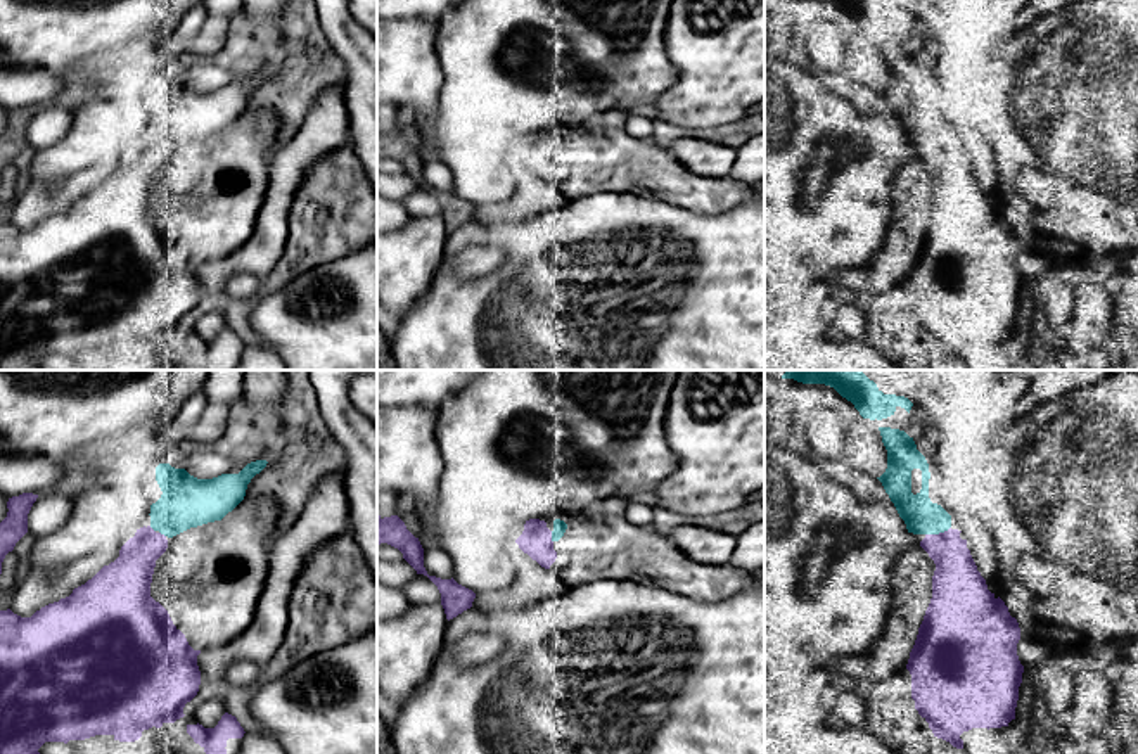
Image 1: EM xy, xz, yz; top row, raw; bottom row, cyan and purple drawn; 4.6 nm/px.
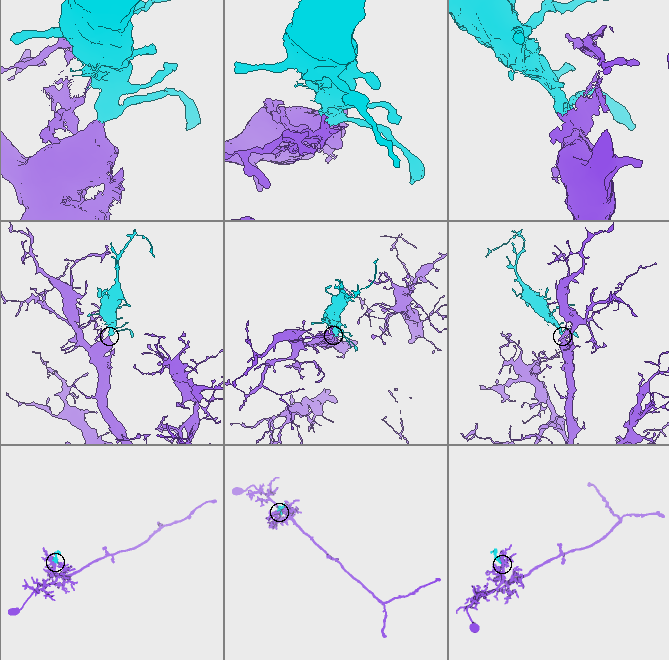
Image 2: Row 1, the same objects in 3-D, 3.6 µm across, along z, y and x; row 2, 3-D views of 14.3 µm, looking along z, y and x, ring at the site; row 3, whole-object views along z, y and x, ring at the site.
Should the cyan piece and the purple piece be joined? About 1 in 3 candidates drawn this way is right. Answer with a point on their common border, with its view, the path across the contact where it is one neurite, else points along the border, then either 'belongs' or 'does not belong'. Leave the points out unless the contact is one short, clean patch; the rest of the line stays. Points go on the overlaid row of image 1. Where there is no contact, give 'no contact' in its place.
yz (938, 533) | belongs

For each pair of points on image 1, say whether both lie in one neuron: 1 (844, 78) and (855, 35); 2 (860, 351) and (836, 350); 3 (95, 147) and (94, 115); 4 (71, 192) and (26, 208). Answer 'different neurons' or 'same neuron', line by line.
1: same neuron
2: same neuron
3: same neuron
4: same neuron

